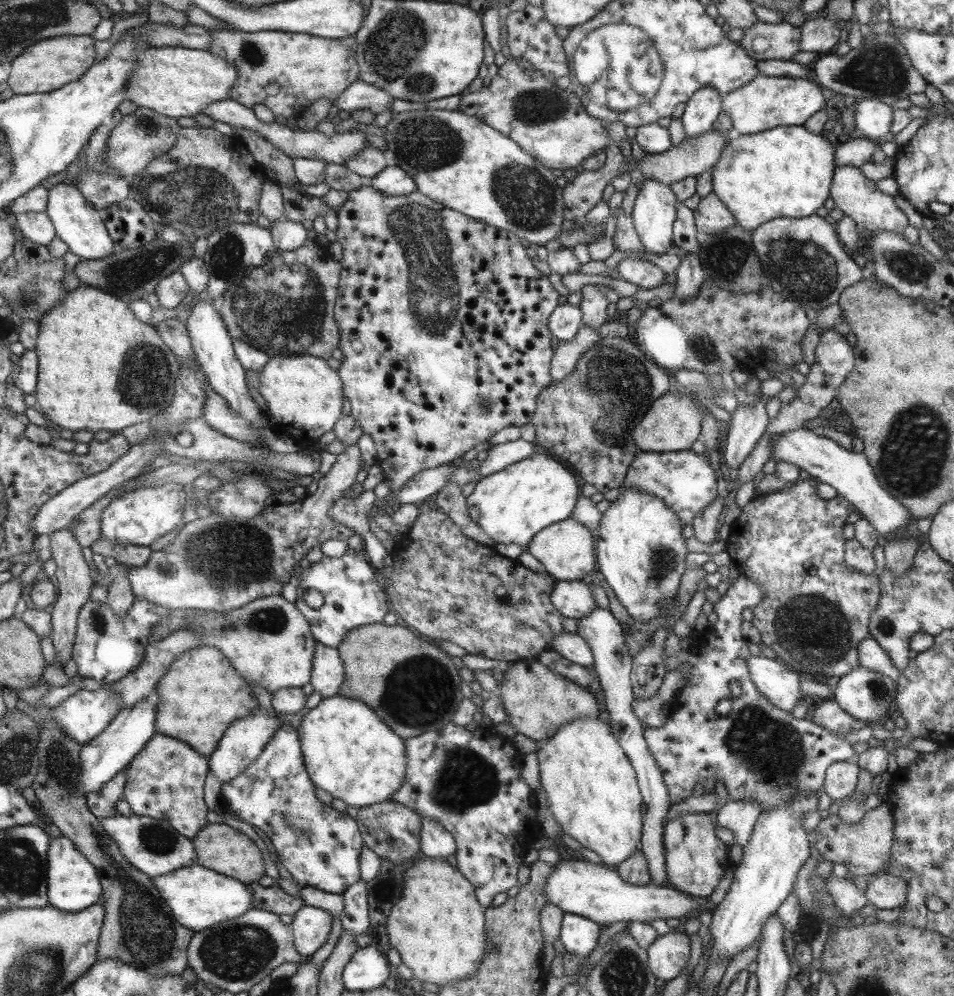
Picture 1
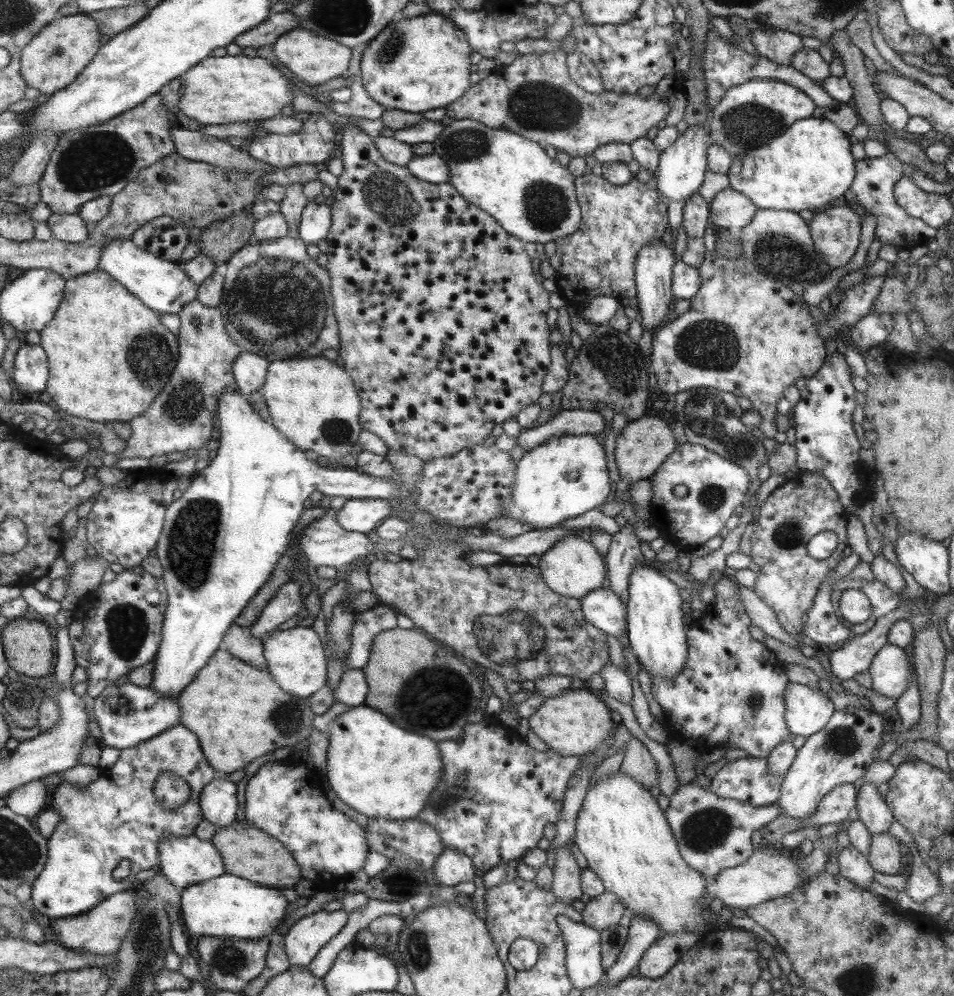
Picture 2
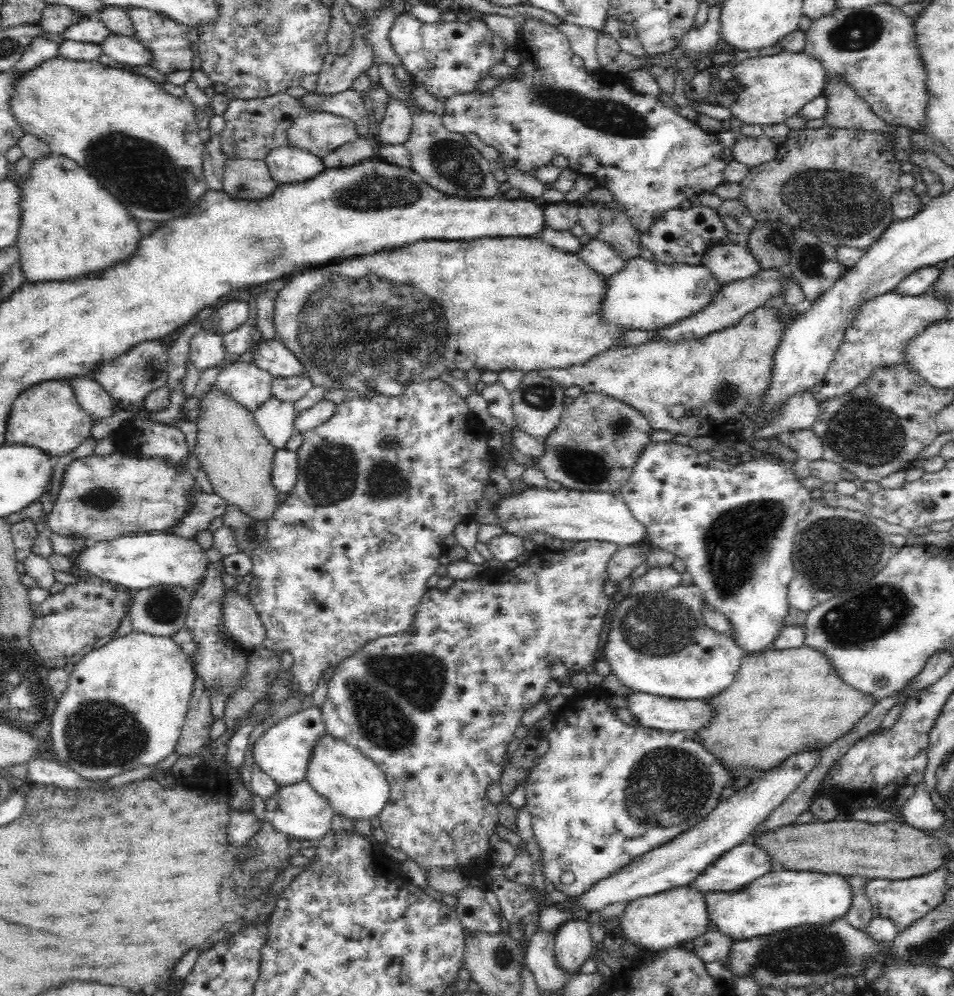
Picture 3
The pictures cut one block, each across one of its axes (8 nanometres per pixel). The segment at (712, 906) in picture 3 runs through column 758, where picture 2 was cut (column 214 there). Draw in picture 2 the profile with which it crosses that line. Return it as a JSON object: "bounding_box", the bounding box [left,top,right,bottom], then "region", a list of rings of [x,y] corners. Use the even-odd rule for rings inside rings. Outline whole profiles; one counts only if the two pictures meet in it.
{"bounding_box":[180,873,285,939],"region":[[[223,873],[215,878],[185,887],[180,894],[183,922],[191,935],[198,937],[237,937],[254,939],[269,936],[275,924],[284,918],[285,898],[256,881]]]}

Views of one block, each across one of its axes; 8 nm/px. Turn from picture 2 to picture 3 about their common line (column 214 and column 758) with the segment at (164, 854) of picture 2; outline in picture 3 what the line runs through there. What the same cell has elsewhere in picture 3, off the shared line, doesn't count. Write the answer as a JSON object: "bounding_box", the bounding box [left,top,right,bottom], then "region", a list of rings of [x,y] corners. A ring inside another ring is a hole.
{"bounding_box":[688,840,772,893],"region":[[[747,840],[725,852],[688,887],[701,893],[740,890],[771,870],[772,857],[769,853]]]}

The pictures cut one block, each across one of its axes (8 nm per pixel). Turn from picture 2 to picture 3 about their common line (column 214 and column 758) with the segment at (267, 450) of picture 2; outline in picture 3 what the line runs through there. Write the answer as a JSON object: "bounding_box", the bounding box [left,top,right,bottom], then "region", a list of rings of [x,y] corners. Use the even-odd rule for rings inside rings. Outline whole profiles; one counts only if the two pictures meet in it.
{"bounding_box":[620,440,814,655],"region":[[[670,440],[665,442],[650,441],[642,448],[632,474],[621,490],[620,499],[628,506],[630,512],[633,513],[633,517],[644,525],[646,537],[650,540],[650,544],[656,548],[671,552],[674,557],[681,558],[686,565],[687,571],[690,572],[694,579],[693,584],[698,586],[703,595],[706,596],[707,604],[728,617],[727,620],[732,627],[732,636],[734,636],[733,643],[740,647],[743,653],[750,655],[772,648],[773,641],[777,639],[778,634],[781,632],[784,626],[783,621],[786,619],[786,614],[788,614],[788,608],[790,608],[787,595],[790,580],[794,575],[792,552],[794,539],[797,535],[797,524],[808,516],[814,502],[811,495],[812,490],[803,485],[801,480],[796,477],[793,463],[785,461],[779,456],[774,456],[773,453],[762,452],[760,457],[750,458],[750,460],[743,457],[739,464],[732,465],[708,458],[689,445],[675,443]]]}

